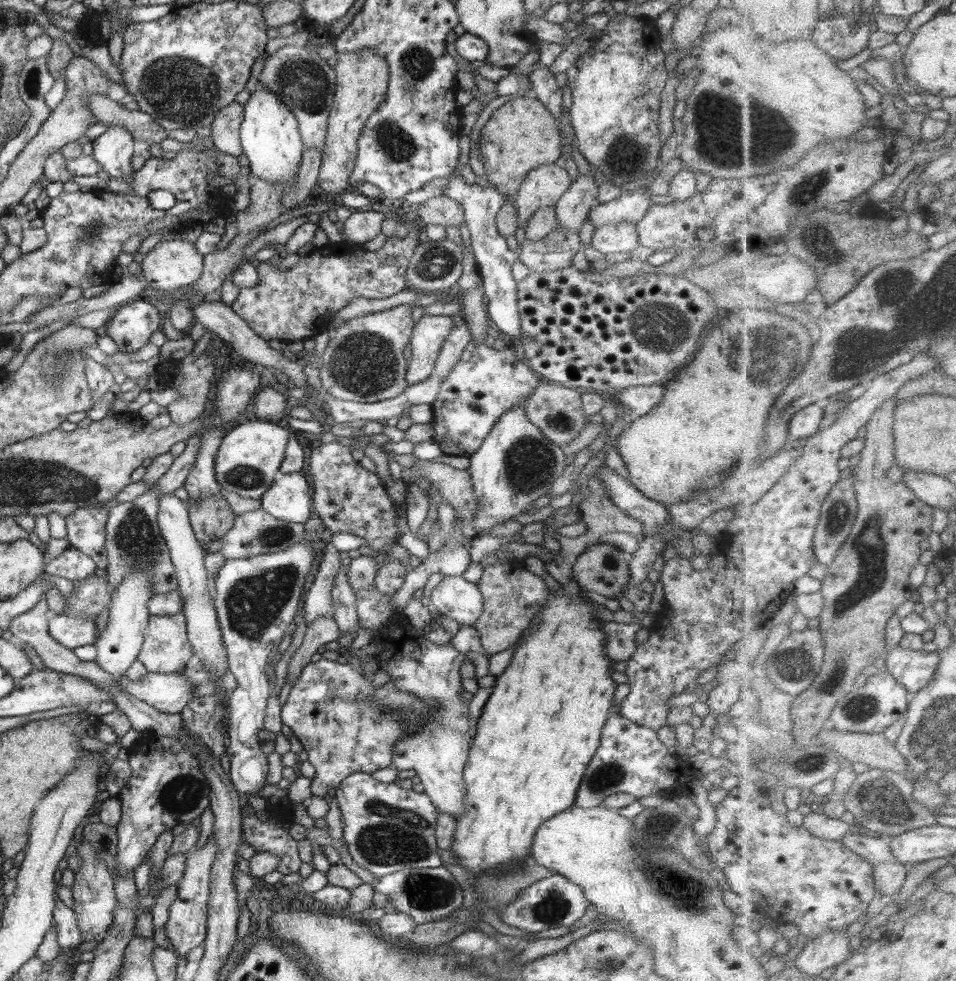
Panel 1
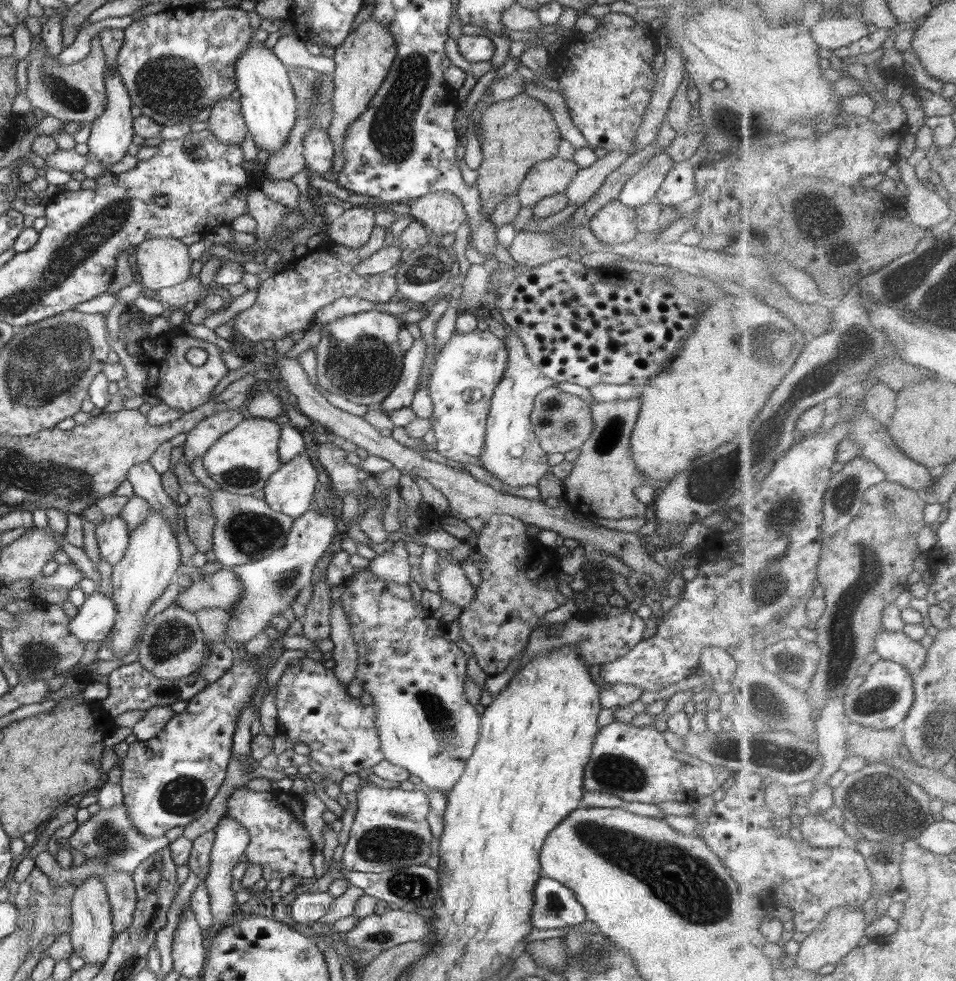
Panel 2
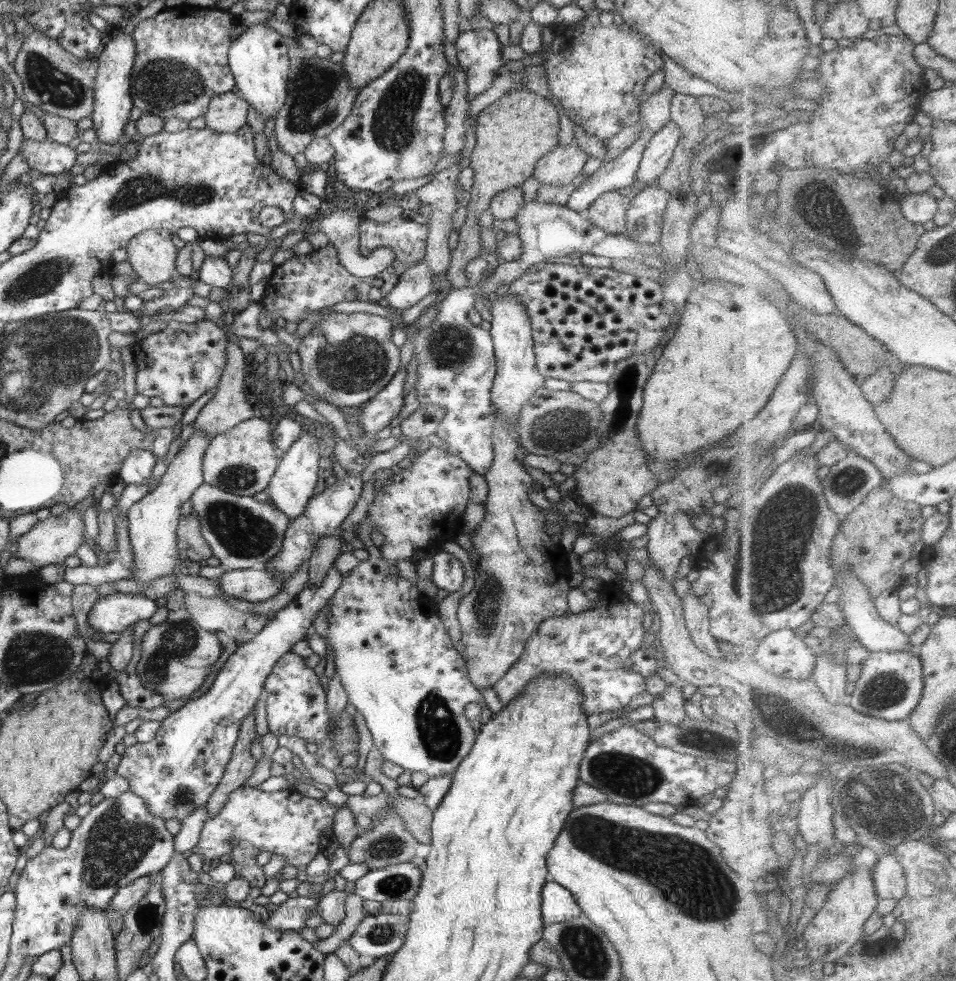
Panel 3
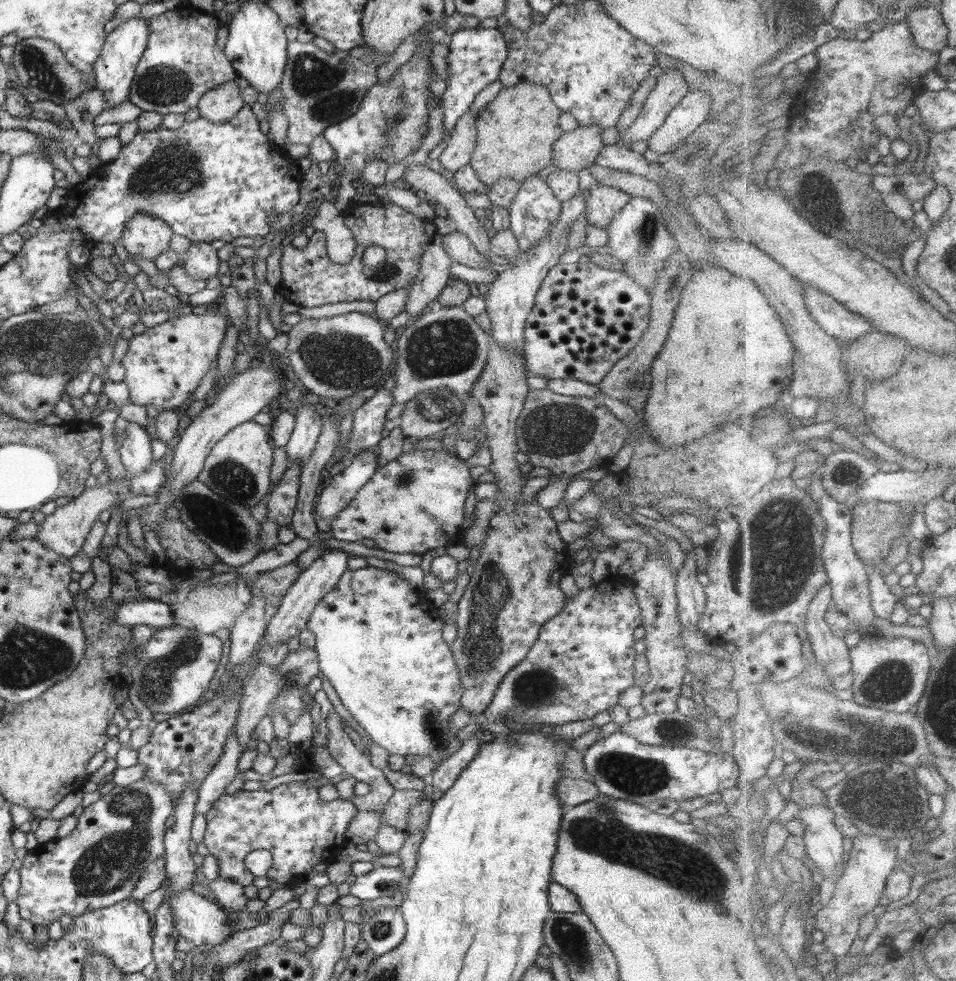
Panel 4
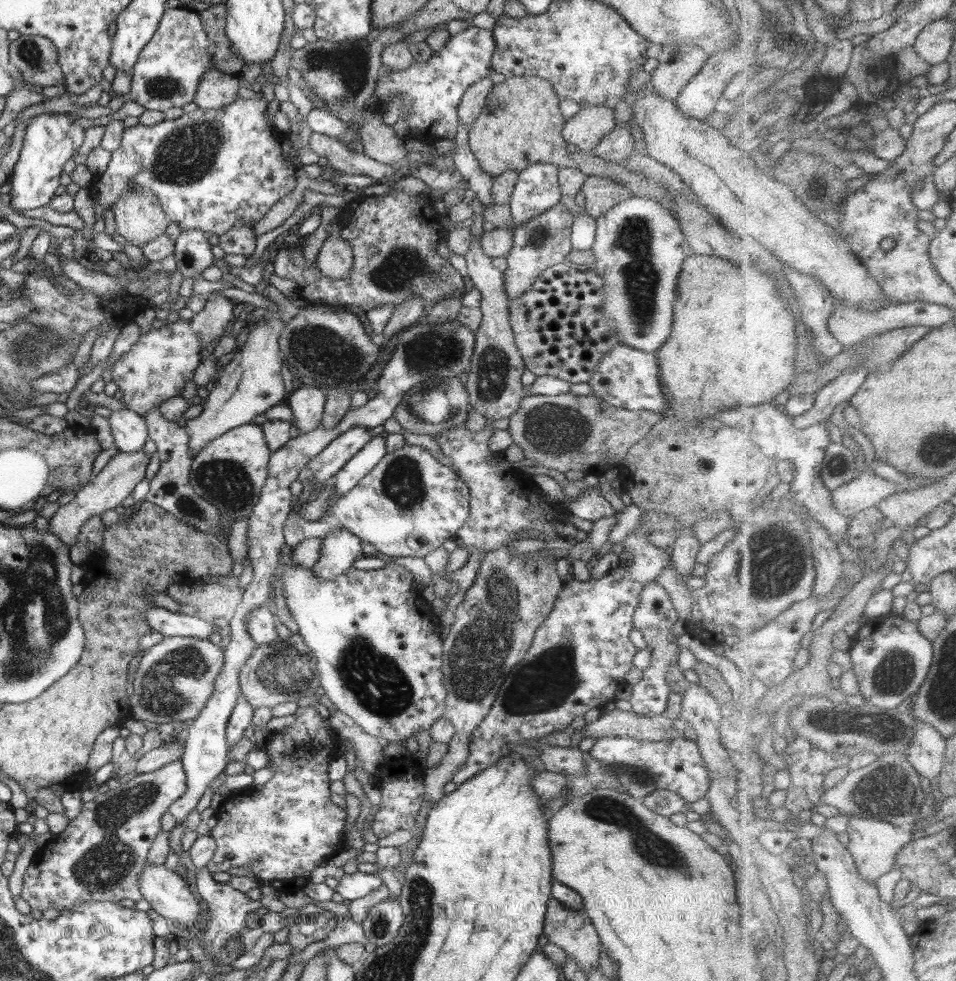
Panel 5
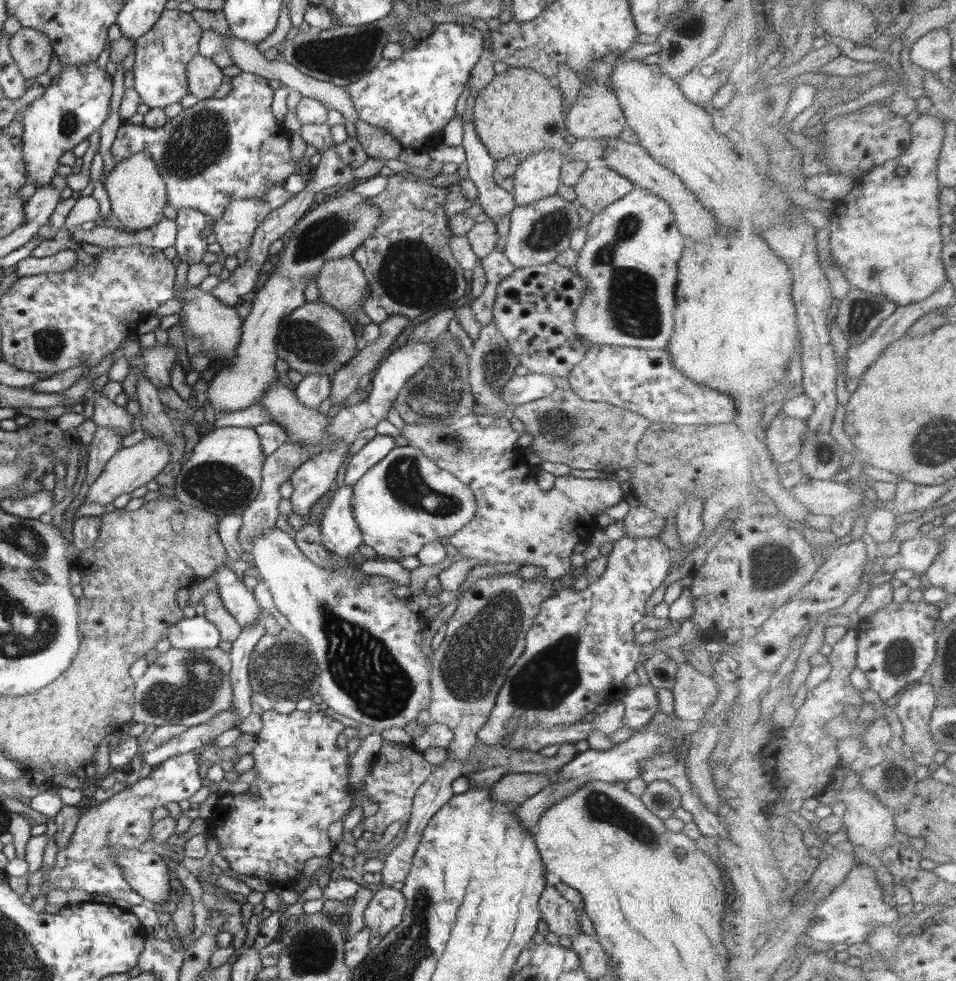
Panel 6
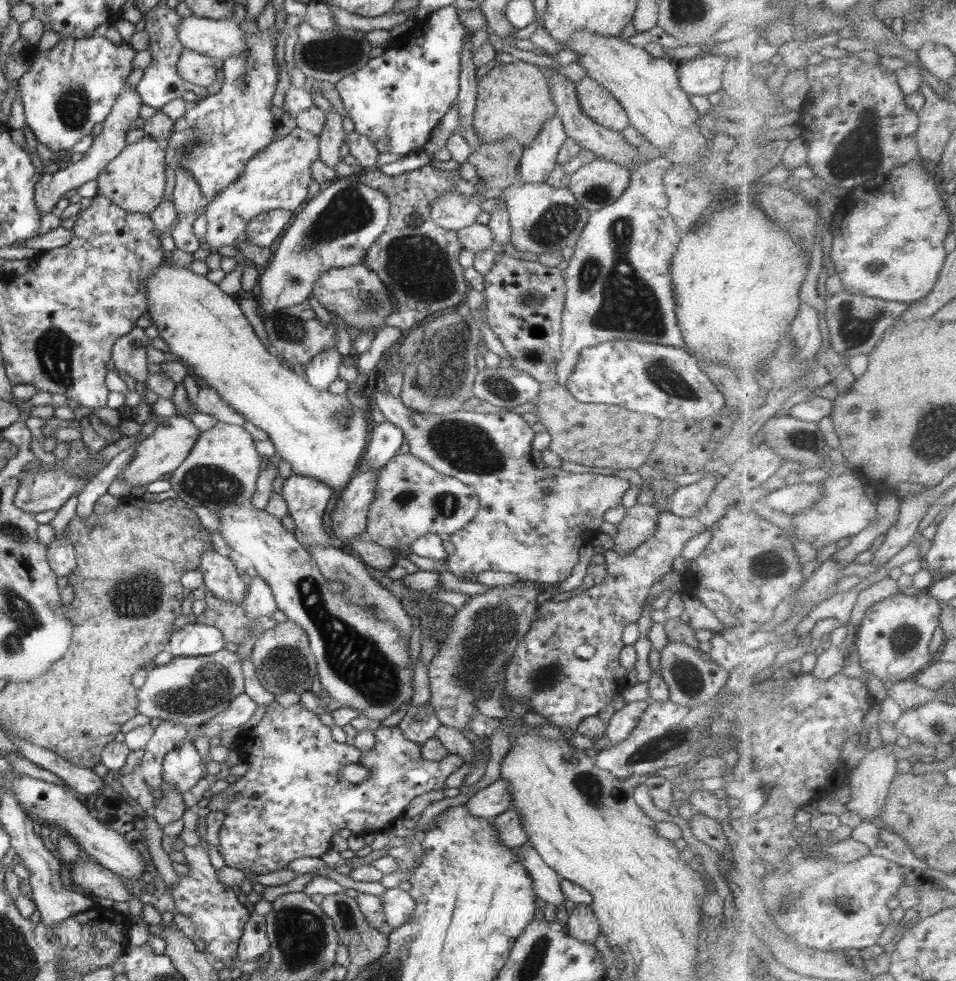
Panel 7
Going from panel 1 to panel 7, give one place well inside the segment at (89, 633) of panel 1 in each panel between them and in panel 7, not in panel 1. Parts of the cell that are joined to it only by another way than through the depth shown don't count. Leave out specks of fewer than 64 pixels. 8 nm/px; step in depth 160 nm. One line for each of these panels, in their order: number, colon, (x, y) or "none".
2: (94, 620)
3: (111, 615)
4: (156, 614)
5: (168, 623)
6: (199, 632)
7: (194, 639)

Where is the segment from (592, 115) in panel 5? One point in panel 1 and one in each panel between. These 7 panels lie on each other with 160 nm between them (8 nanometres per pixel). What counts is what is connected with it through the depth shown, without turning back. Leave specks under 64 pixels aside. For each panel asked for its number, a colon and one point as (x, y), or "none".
1: (543, 186)
2: (547, 177)
3: (565, 164)
4: (576, 150)

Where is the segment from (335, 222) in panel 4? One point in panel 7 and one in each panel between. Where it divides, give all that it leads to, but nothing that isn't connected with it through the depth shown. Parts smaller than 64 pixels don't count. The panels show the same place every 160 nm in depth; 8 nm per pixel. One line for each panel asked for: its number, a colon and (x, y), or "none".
5: (335, 260)
6: (342, 284)
7: (356, 295)

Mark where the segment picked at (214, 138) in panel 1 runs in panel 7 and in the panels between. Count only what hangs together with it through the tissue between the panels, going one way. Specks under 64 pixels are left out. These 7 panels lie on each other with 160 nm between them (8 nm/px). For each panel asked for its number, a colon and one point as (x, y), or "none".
2: (226, 122)
3: (226, 113)
4: (221, 104)
5: (216, 89)
6: (204, 77)
7: (195, 68)

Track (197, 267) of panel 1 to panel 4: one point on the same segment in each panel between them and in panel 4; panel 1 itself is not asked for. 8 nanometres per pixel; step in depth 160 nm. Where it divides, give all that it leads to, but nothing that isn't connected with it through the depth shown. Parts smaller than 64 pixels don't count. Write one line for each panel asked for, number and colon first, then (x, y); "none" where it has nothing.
2: (159, 262)
3: (152, 254)
4: (146, 237)

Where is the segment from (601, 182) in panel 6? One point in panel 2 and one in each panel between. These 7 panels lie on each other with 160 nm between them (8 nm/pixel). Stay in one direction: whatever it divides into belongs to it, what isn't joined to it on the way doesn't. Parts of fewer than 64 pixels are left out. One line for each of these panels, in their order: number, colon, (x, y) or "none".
2: (614, 224)
3: (608, 212)
4: (603, 202)
5: (601, 194)

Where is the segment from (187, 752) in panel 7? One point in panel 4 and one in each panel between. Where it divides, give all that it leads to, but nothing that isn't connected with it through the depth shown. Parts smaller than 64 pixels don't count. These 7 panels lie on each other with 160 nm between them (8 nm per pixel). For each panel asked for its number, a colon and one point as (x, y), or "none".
4: (98, 864)
5: (99, 857)
6: (124, 821)

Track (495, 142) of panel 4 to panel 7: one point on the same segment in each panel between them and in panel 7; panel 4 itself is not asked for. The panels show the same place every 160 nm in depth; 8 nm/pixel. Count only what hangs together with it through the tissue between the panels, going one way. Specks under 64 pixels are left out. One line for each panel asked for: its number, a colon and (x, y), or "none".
5: (520, 124)
6: (519, 113)
7: (514, 99)

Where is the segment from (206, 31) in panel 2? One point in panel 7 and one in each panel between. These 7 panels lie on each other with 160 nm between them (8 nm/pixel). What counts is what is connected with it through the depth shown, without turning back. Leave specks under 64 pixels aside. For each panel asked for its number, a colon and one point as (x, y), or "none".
3: (181, 61)
4: (182, 62)
5: (168, 71)
6: (161, 56)
7: (161, 82)

